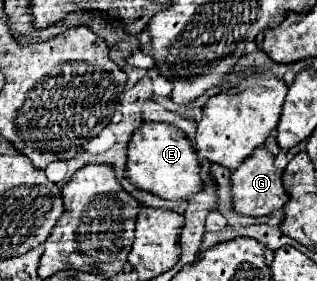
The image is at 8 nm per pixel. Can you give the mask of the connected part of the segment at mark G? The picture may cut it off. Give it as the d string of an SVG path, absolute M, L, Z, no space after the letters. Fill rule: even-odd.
M258 146L254 150L252 158L248 158L242 166L238 166L232 176L232 198L234 198L234 210L246 216L268 216L276 210L280 210L288 202L288 194L282 186L282 172L274 164L274 156L268 148Z

